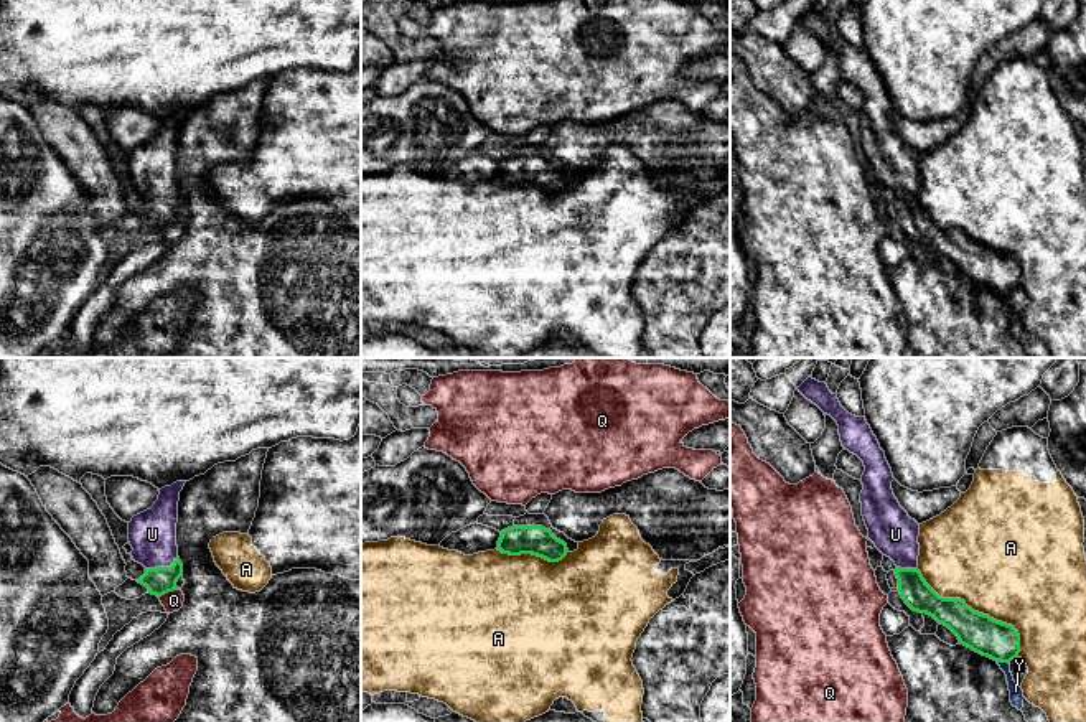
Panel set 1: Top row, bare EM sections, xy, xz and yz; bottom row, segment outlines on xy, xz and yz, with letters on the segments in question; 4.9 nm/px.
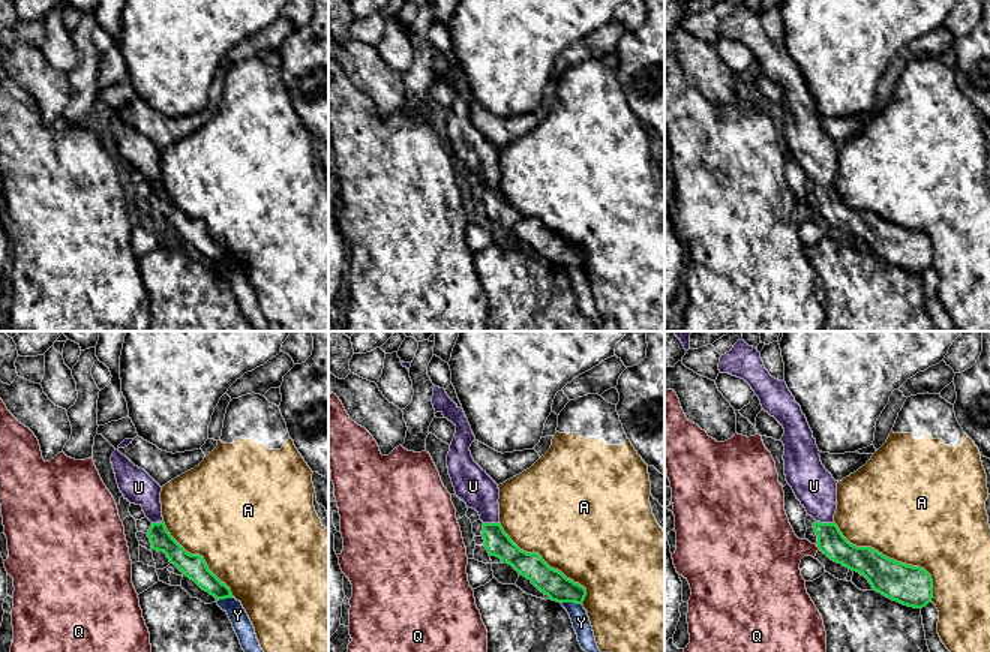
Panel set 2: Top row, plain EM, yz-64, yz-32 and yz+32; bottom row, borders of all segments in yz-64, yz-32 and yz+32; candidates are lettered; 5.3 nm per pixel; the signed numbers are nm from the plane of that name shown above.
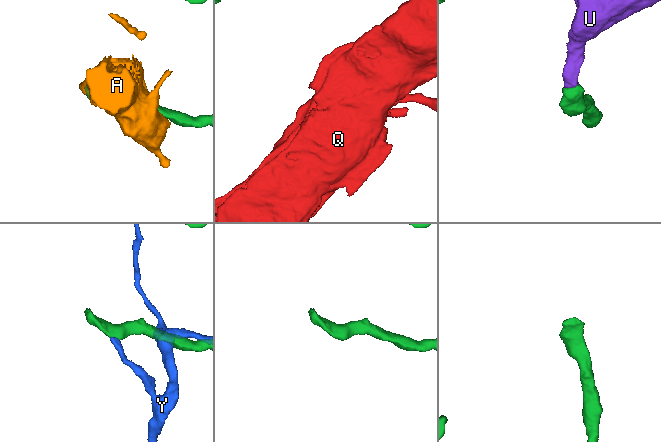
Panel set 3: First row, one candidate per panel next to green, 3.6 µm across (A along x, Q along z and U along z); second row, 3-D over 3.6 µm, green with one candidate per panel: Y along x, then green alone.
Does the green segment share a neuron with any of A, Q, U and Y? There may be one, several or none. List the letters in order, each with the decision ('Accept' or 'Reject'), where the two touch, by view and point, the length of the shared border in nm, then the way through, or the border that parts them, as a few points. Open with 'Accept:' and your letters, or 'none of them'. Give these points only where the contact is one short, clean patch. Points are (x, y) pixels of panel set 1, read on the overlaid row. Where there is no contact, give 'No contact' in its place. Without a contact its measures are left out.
Accept: U
A: Reject. Touches green at yz (978, 612). Shared border 650 nm
Q: Reject. Touches green at xy (168, 590). Shared border 110 nm
U: Accept. Touches green at xy (162, 567). Shared border 170 nm. Path across: xy (159, 581), (162, 567), (152, 534)
Y: Reject. Touches green at yz (1002, 661). Shared border 60 nm. Boundary: yz (1007, 661), (997, 663)

